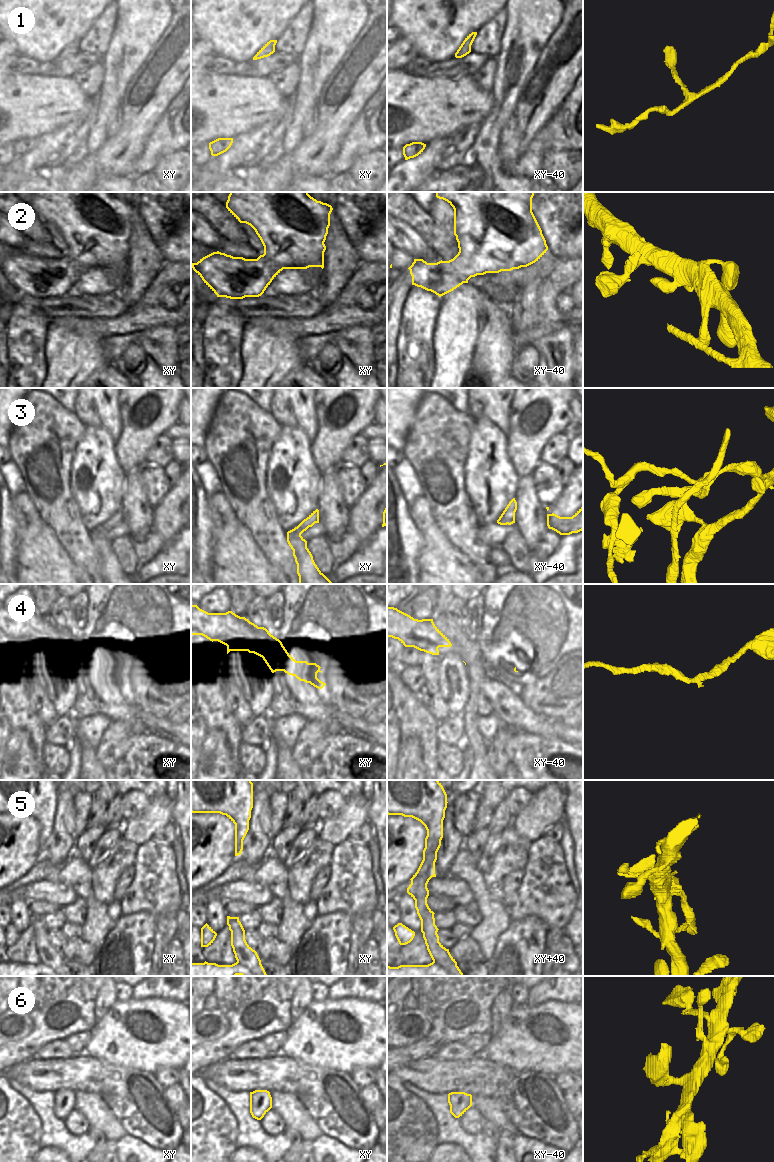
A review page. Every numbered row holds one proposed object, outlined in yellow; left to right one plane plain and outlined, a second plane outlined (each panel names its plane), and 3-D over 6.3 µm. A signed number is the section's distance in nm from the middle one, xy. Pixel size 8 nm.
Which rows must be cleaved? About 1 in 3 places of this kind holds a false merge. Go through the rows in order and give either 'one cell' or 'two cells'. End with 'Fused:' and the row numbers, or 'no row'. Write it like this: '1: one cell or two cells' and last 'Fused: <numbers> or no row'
1: one cell
2: one cell
3: two cells
4: one cell
5: two cells
6: one cell
Fused: 3, 5

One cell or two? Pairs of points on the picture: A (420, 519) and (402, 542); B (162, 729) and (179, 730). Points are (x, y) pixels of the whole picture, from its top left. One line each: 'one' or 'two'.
A: two
B: one

